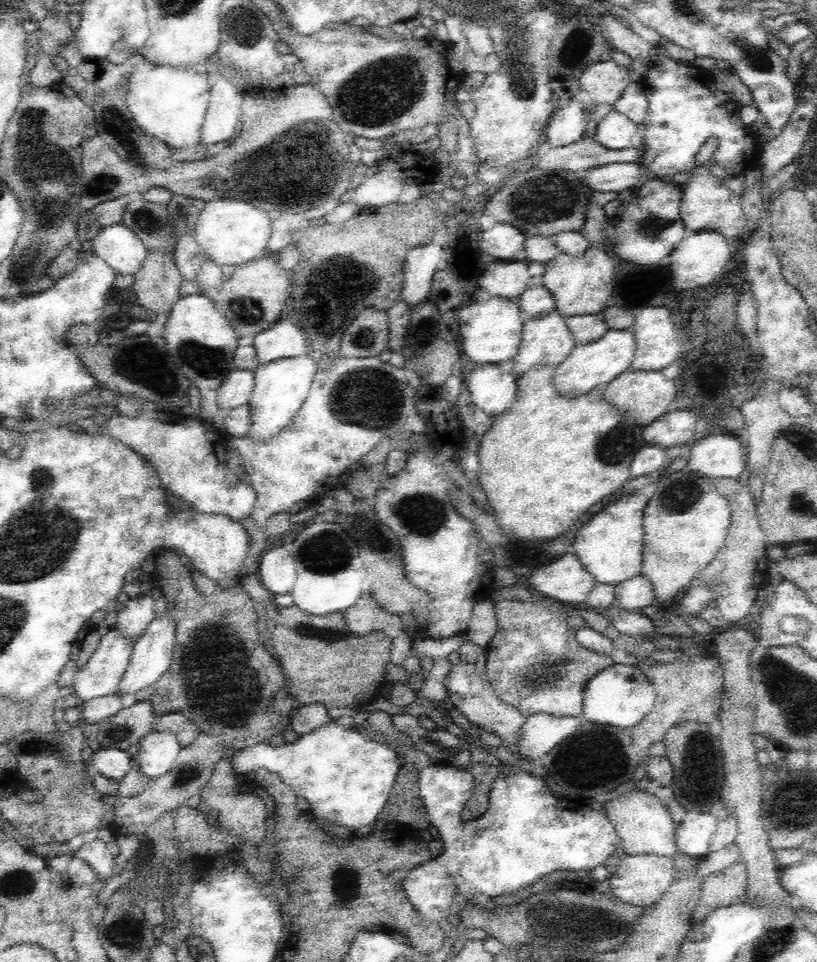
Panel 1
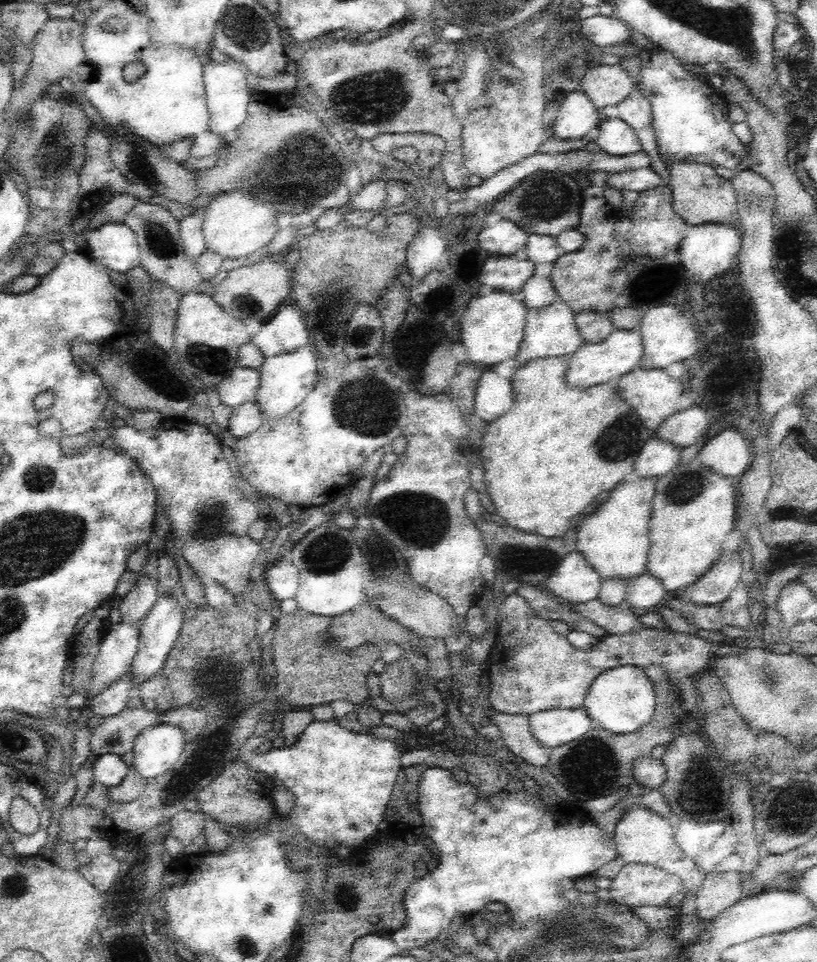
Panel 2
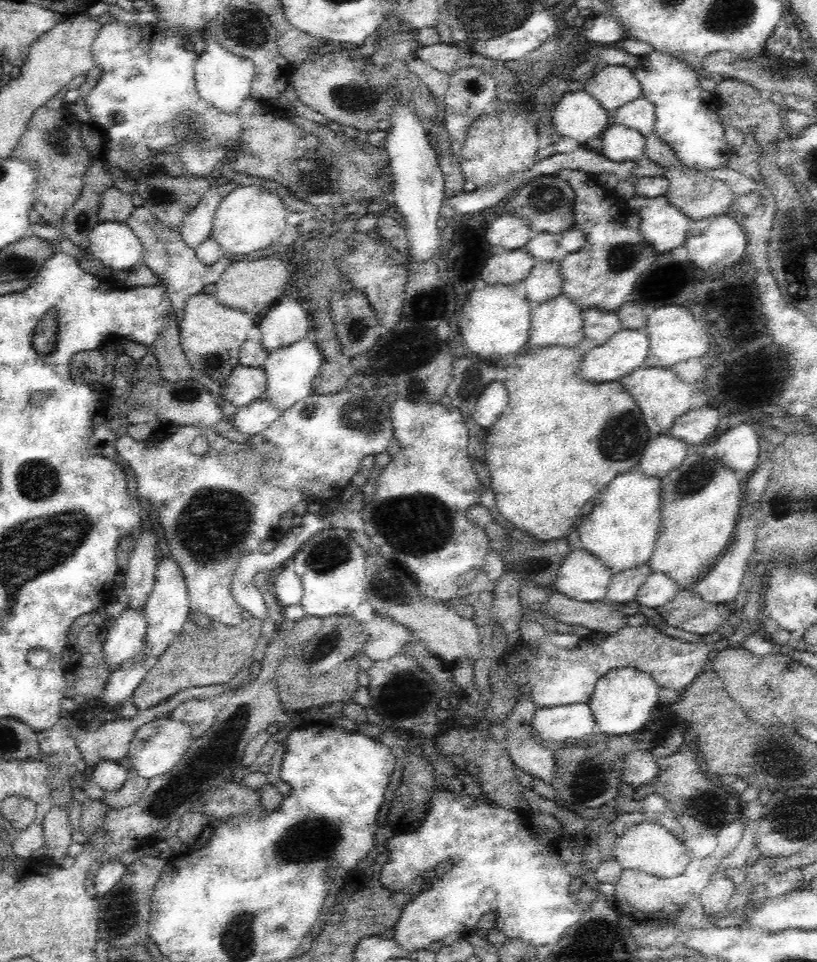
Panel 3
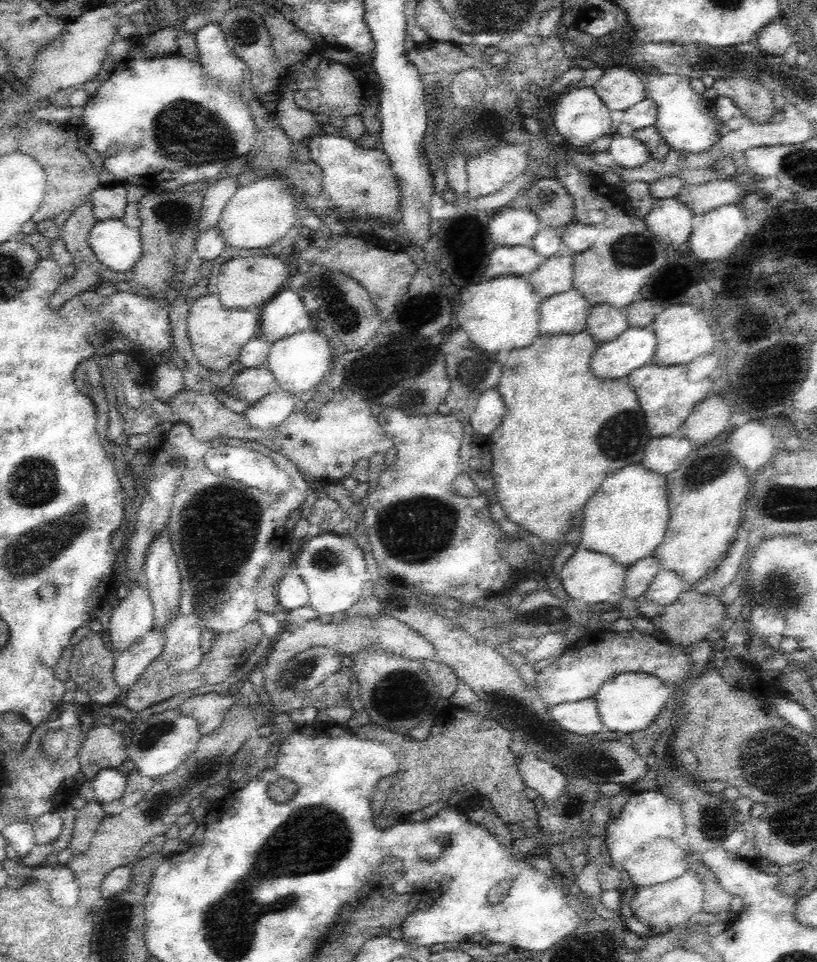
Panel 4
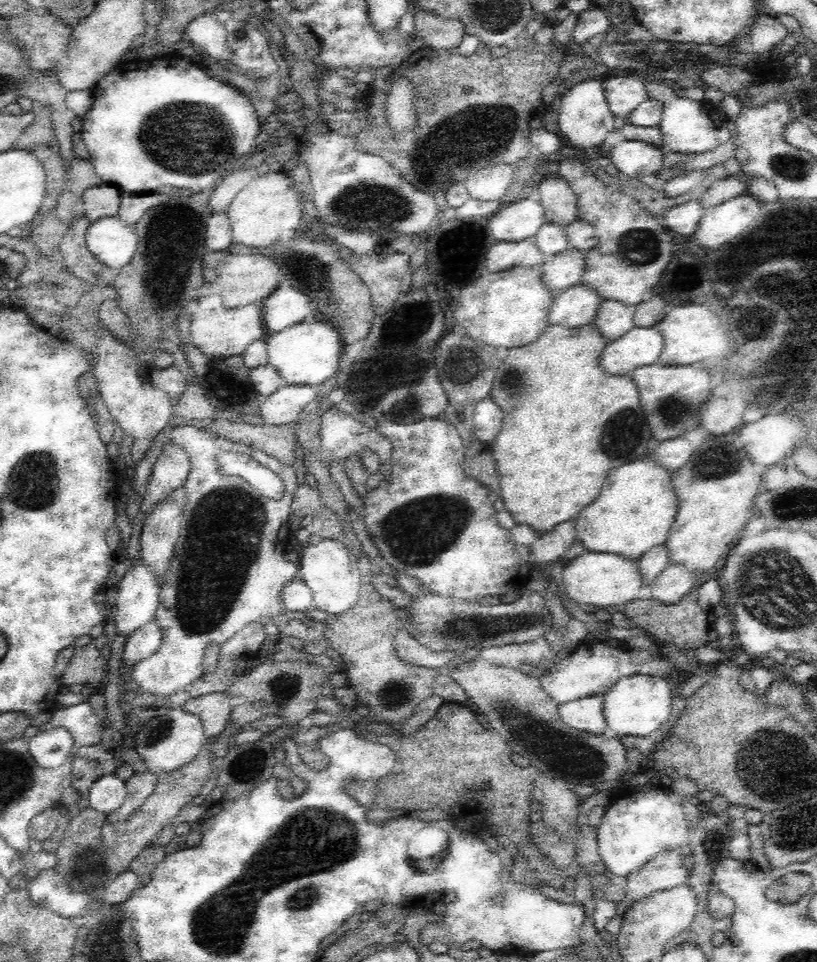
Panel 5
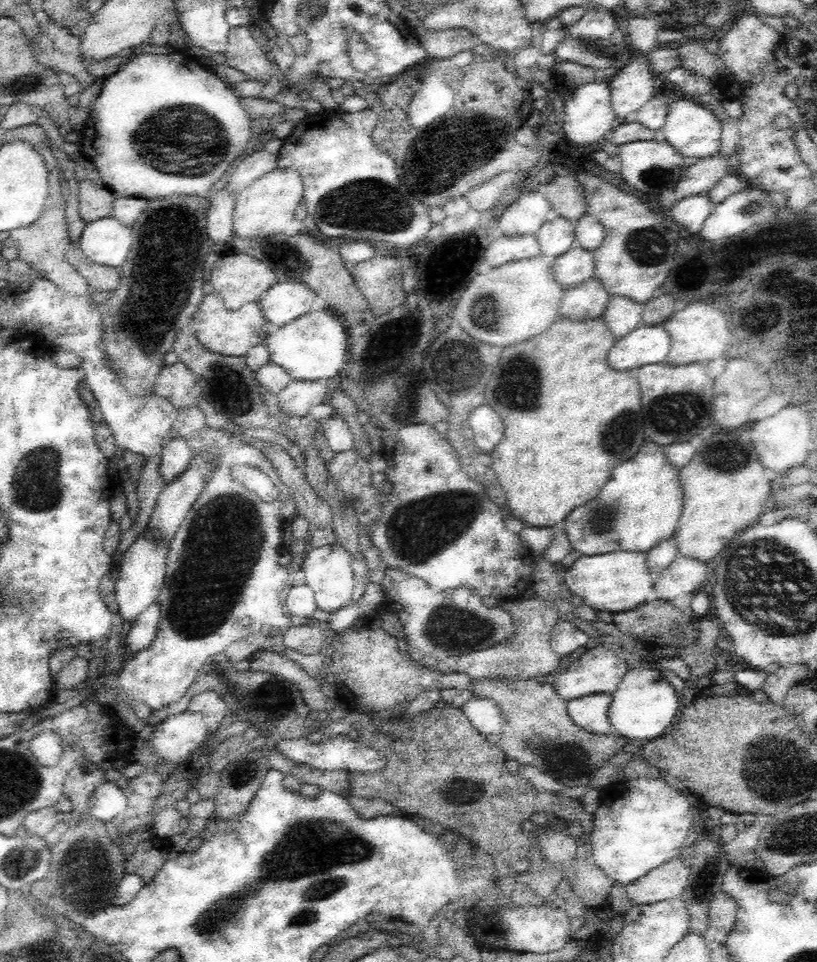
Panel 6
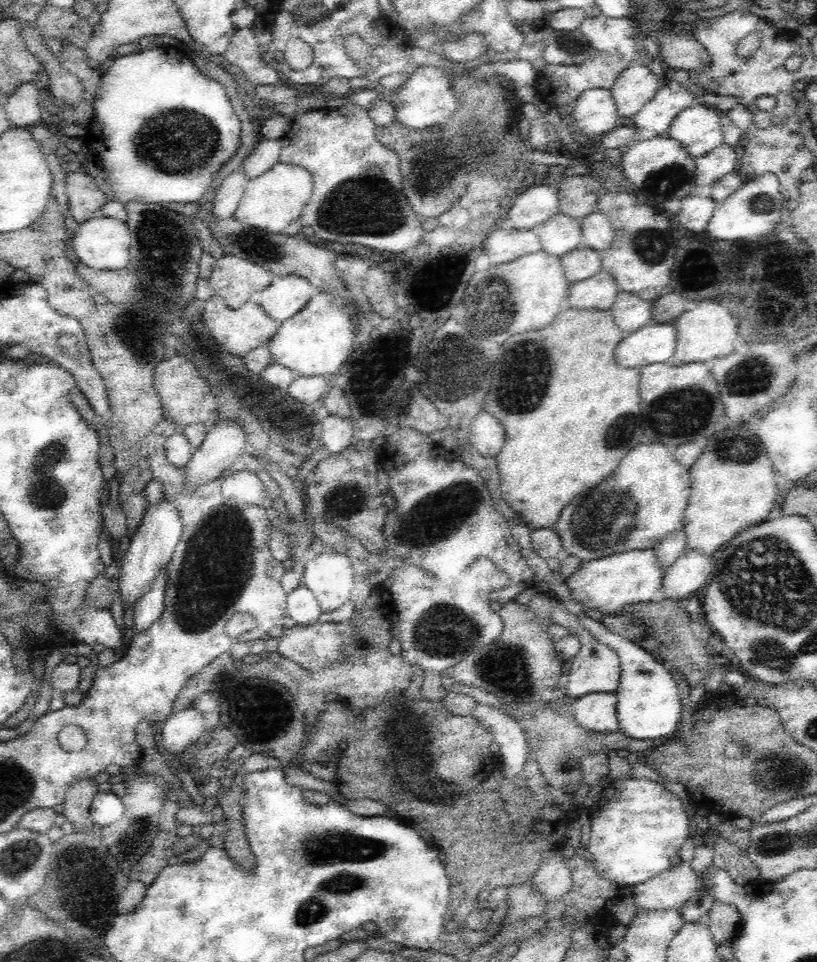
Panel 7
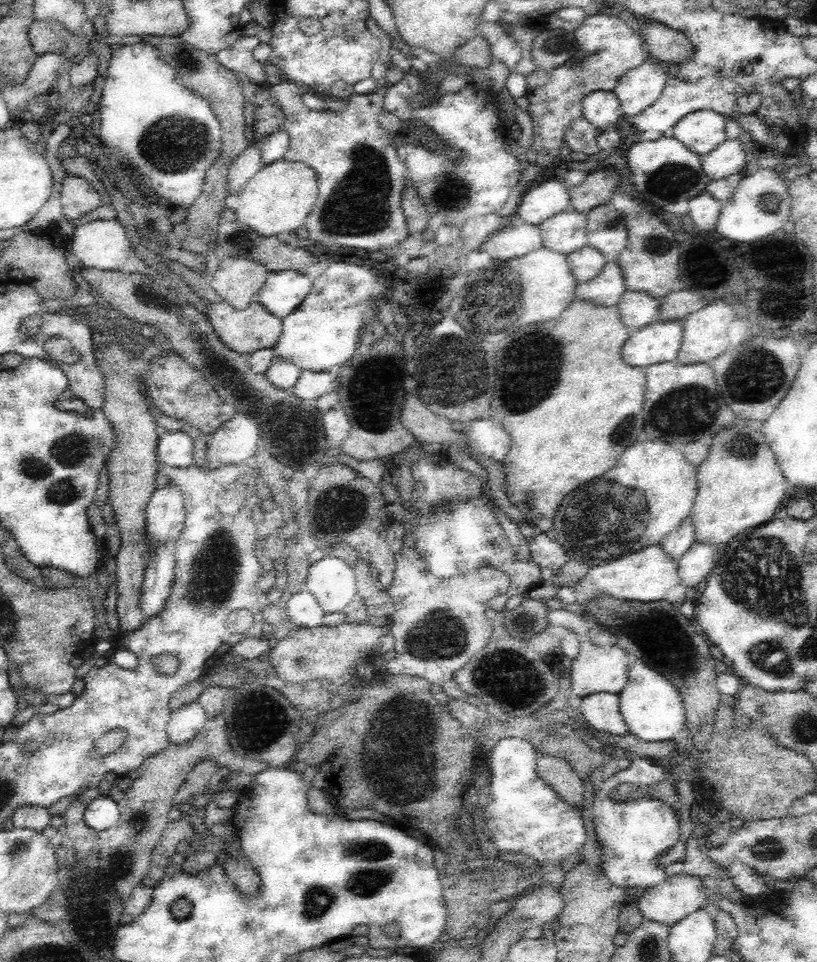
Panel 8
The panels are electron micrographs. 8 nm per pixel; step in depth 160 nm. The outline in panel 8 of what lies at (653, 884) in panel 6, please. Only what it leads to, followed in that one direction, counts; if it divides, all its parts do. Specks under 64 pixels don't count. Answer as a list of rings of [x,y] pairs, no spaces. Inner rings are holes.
[[[682,872],[665,877],[656,886],[646,888],[637,905],[645,920],[670,927],[680,919],[696,913],[696,910],[718,910],[706,901],[702,879]]]

